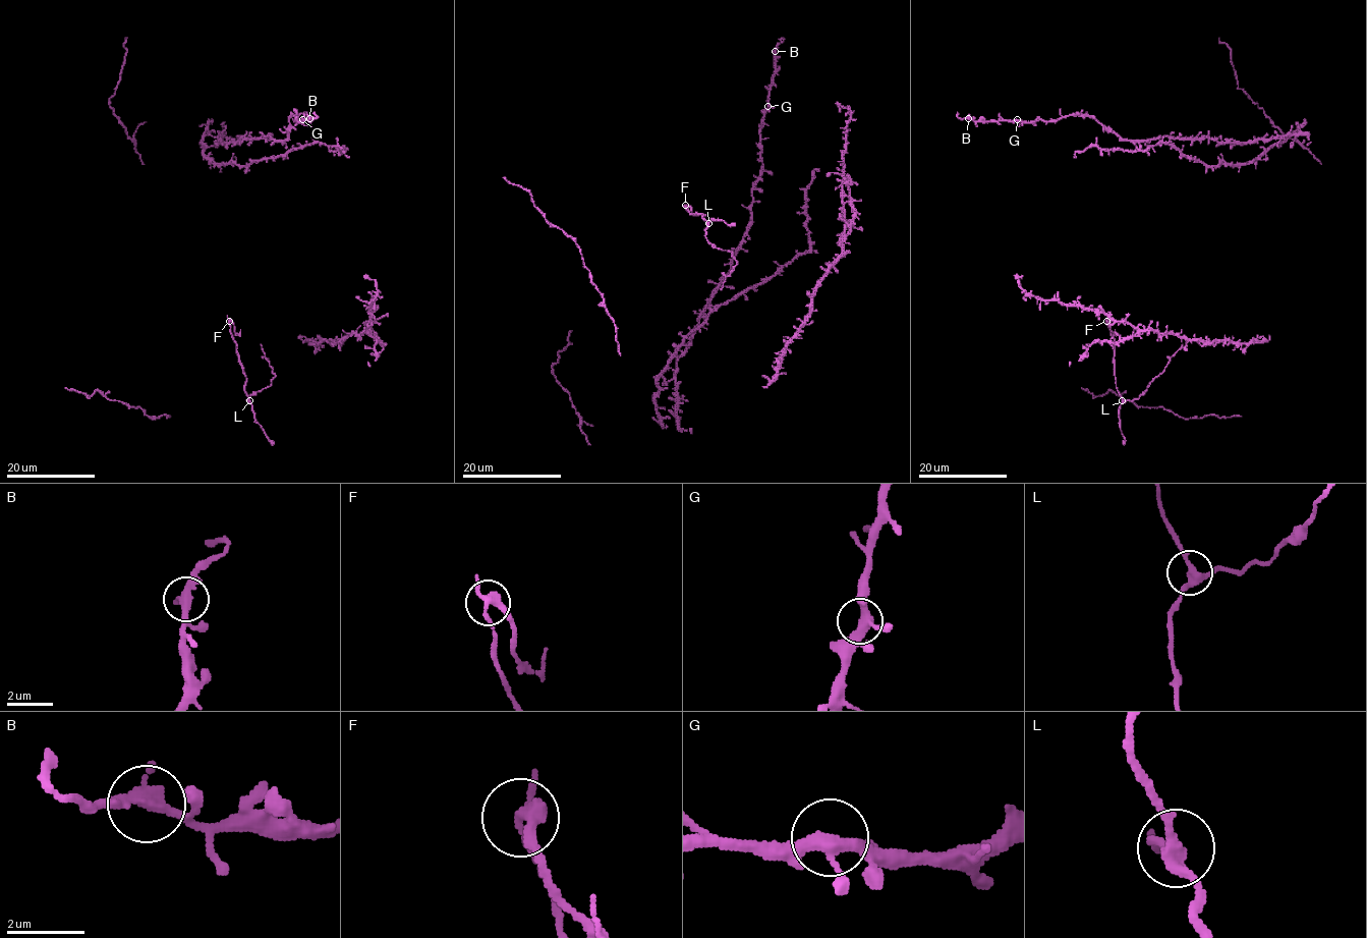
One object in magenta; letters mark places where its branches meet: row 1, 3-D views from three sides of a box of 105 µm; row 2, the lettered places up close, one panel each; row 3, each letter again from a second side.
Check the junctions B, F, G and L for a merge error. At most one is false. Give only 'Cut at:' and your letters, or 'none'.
Cut at: F

